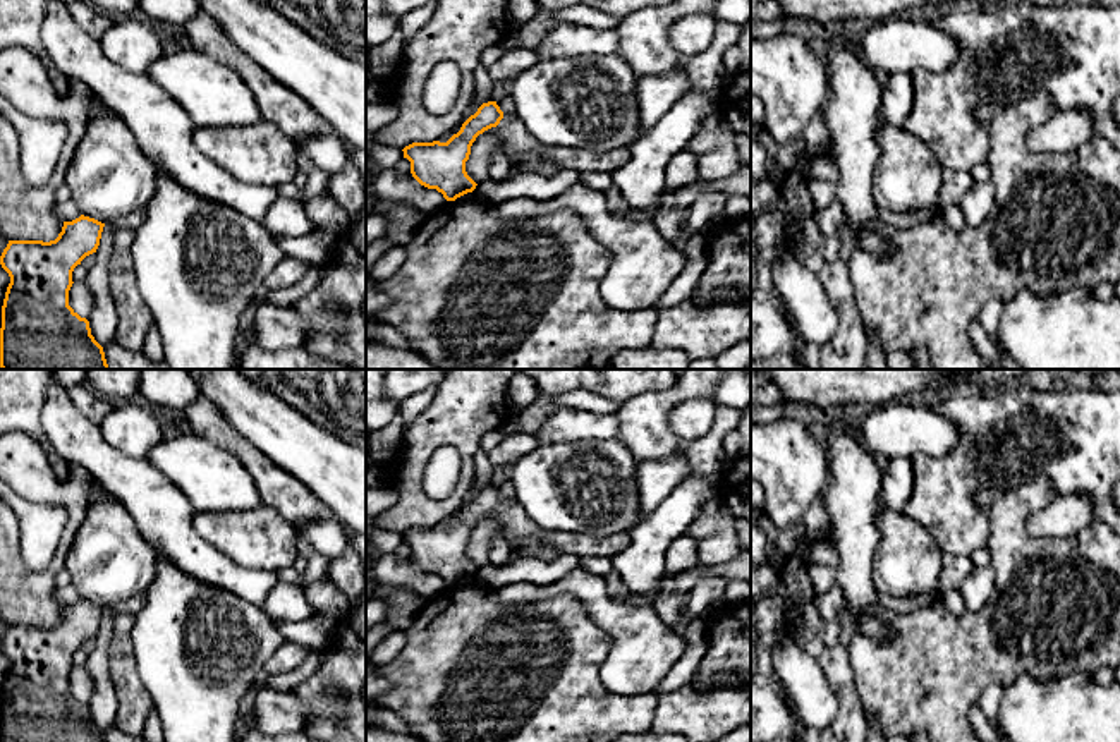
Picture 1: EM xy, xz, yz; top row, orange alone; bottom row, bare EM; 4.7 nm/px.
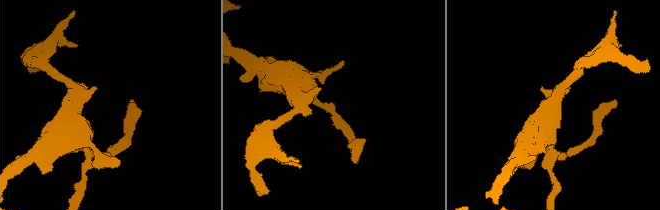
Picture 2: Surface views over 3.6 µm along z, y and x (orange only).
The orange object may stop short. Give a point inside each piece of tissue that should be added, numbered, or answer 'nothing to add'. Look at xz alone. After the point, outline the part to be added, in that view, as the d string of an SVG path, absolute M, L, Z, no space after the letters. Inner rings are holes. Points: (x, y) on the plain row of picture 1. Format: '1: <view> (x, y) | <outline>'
1: xz (519, 528) | M515 500L500 505L505 536L510 546L519 546L529 539L551 544L560 555L572 556L608 556L622 553L632 543L632 532L617 532L613 536L596 538L584 532L560 532L539 529L522 510Z

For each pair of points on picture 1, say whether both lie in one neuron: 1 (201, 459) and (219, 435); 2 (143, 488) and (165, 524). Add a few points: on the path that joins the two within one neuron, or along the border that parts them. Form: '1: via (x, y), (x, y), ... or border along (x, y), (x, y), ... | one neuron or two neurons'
1: border along (189, 431), (227, 450), (244, 468) | two neurons
2: via (150, 497), (164, 516) | one neuron

